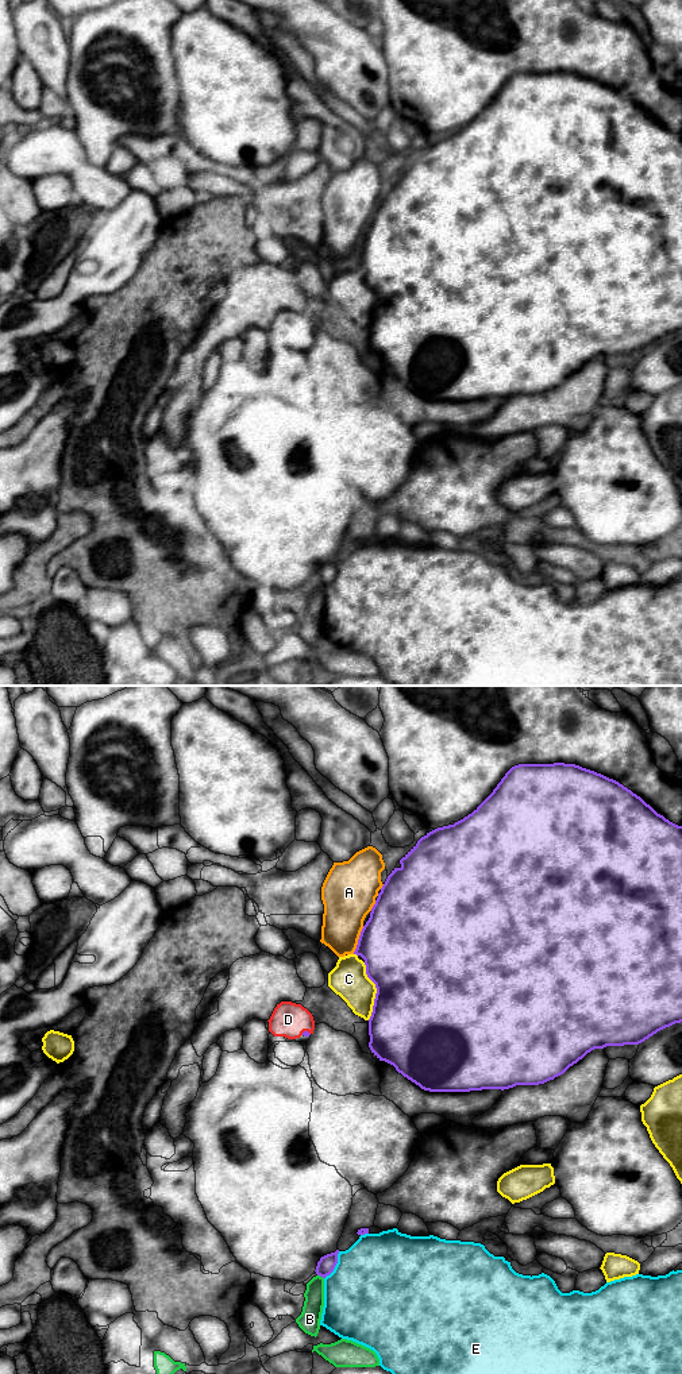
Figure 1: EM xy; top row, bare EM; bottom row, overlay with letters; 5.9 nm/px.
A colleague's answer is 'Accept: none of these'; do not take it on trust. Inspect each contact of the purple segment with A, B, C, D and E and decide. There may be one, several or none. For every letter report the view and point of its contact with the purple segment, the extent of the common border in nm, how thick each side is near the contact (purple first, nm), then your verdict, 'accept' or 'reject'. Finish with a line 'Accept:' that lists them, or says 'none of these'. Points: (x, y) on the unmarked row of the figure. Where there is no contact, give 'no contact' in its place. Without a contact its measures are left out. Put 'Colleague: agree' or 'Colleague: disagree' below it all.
A: contact xy (358, 249); length 180 nm; calibres 480 and 300 nm; reject
B: contact xy (320, 585); length 50 nm; calibres 100 and 120 nm; reject
C: contact xy (377, 300); length 340 nm; calibres 500 and 220 nm; reject
D: contact xy (305, 340); length 60 nm; calibres 30 and 200 nm; accept
E: contact xy (335, 574); length 190 nm; calibres 100 and 500 nm; reject
Accept: D
Colleague: disagree

